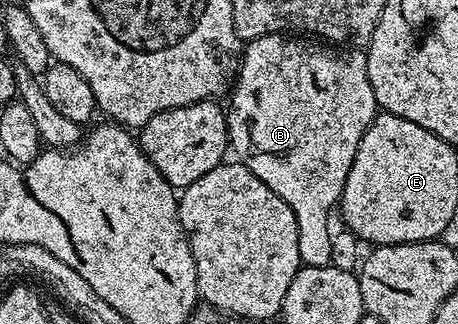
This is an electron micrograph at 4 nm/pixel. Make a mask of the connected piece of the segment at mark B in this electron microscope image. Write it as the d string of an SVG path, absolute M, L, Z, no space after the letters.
M275 34L264 38L256 38L245 45L240 57L236 83L232 88L233 92L234 97L231 98L230 108L228 104L228 111L226 112L226 125L230 131L230 148L233 155L235 152L238 155L235 157L241 164L248 170L252 170L252 174L256 174L256 178L260 178L260 182L264 182L264 186L268 186L268 190L272 190L272 194L279 196L290 207L296 218L298 229L320 227L329 218L330 211L333 208L335 211L336 205L341 201L344 182L348 178L348 170L352 170L356 150L360 146L368 126L380 112L376 102L376 94L372 90L372 82L368 78L365 51L349 46L327 46L325 43L315 42L310 38L299 38L294 34Z

